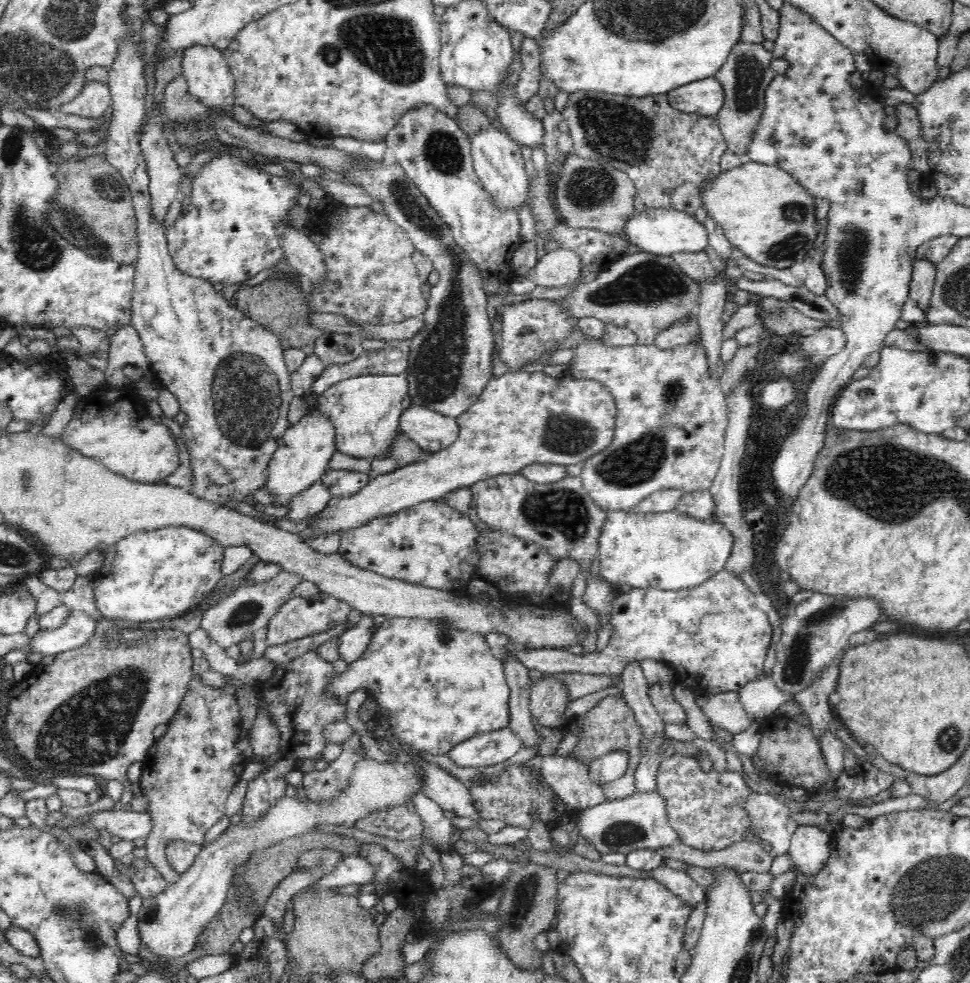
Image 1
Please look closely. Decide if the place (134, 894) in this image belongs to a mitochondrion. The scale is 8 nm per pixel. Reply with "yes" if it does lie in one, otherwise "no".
no

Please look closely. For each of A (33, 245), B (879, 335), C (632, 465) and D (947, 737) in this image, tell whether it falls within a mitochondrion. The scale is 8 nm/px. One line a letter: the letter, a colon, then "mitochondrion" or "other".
A: mitochondrion
B: other
C: mitochondrion
D: mitochondrion

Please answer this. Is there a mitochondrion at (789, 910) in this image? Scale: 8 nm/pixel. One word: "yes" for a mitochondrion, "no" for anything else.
no

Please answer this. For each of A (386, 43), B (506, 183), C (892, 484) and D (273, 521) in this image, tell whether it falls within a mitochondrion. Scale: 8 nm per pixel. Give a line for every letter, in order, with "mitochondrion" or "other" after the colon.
A: mitochondrion
B: other
C: mitochondrion
D: other

